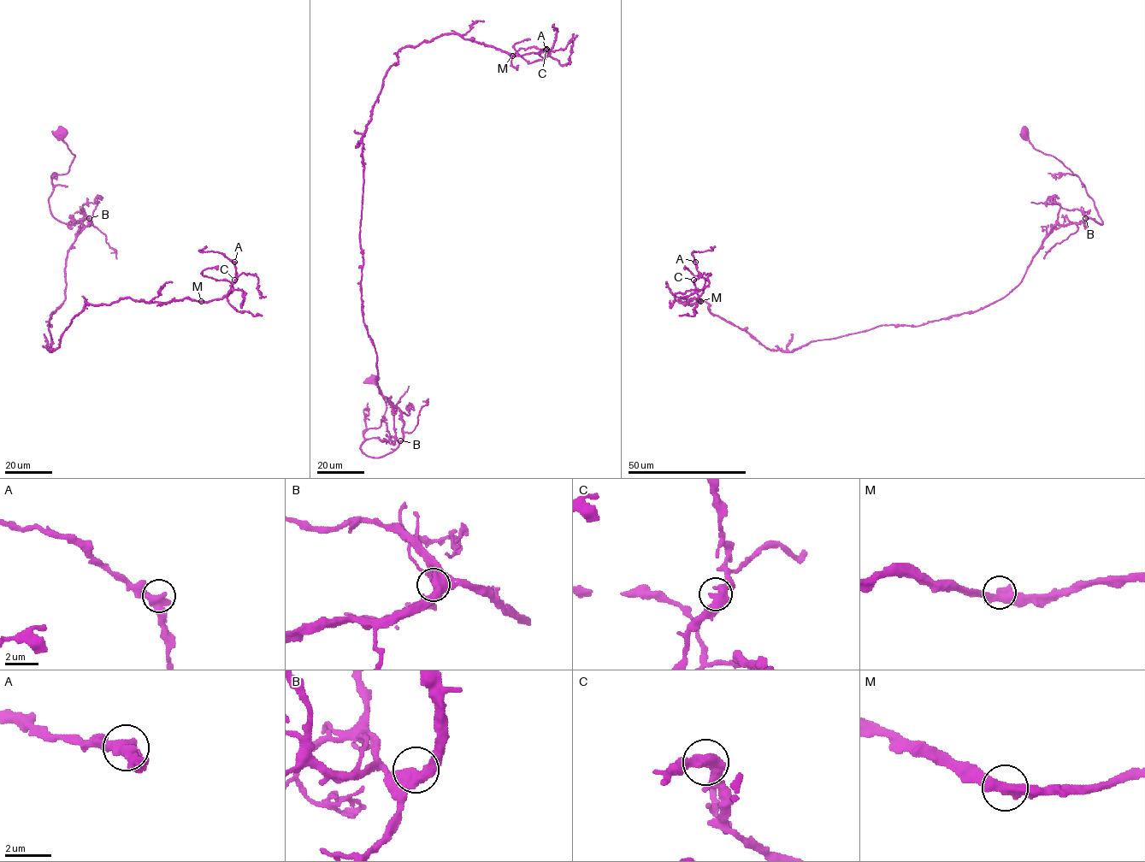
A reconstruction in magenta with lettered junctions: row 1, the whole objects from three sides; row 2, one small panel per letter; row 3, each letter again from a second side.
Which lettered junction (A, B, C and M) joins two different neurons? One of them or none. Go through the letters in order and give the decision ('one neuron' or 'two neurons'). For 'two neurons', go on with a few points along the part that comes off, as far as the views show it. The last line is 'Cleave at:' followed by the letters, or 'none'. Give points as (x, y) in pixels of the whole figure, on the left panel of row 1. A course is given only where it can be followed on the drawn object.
A: one neuron
B: one neuron
C: one neuron
M: one neuron
Cleave at: none

